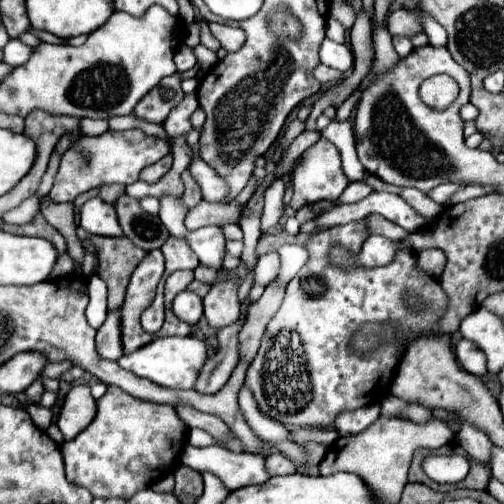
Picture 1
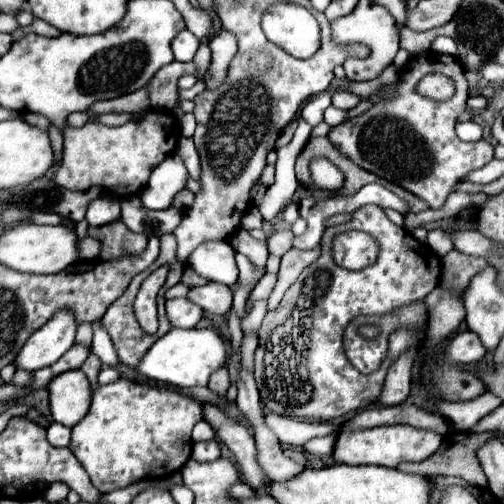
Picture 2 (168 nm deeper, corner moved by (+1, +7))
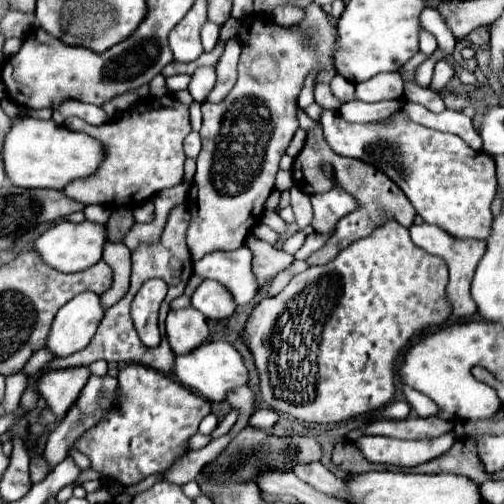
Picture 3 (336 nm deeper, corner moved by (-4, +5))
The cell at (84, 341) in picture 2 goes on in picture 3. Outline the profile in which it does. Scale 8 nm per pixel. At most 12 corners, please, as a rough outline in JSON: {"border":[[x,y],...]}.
{"border":[[106,242],[104,258],[114,270],[114,286],[102,294],[106,310],[130,286],[130,250]]}

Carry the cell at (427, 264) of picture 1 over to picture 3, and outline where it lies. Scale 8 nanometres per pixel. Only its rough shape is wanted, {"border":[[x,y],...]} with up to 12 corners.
{"border":[[392,114],[320,124],[330,148],[396,182],[426,224],[486,240],[496,166]]}

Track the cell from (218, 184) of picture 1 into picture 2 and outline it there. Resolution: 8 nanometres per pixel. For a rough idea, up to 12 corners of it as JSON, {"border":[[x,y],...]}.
{"border":[[181,138],[177,152],[189,176],[199,180],[201,162],[191,138]]}

